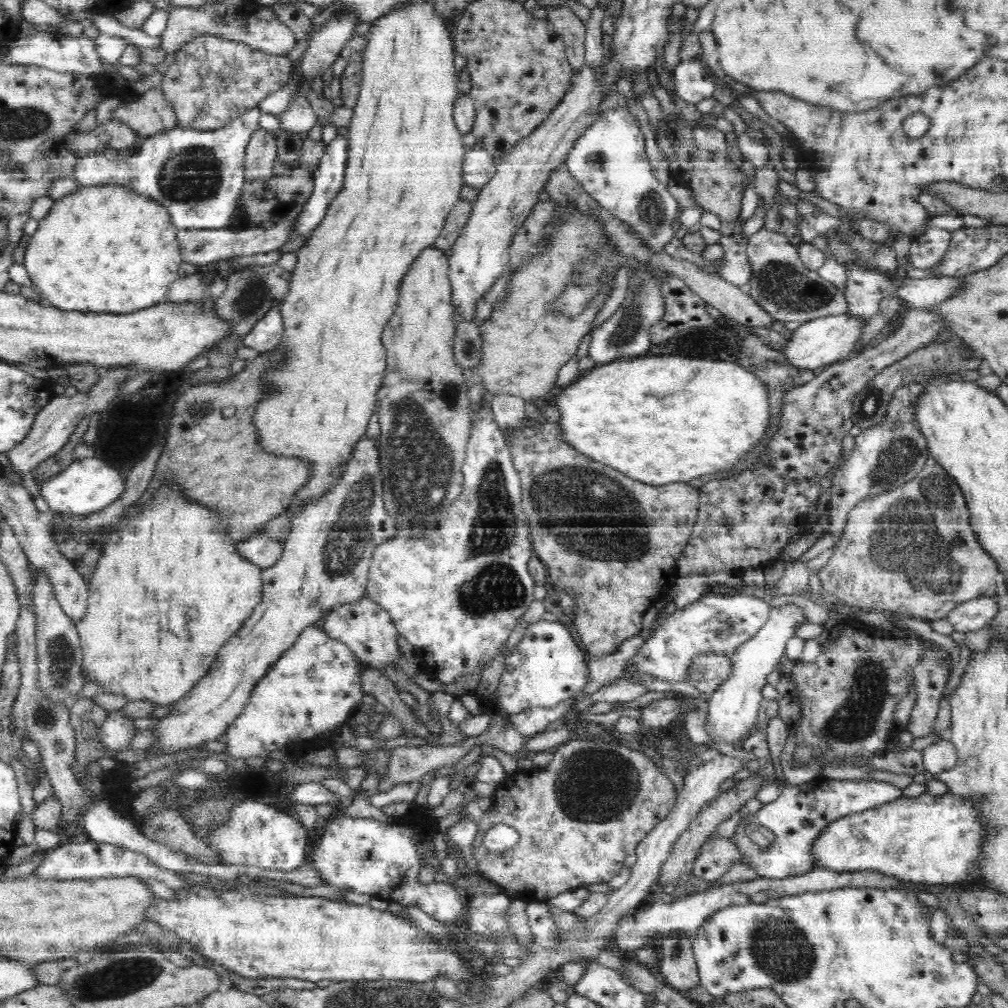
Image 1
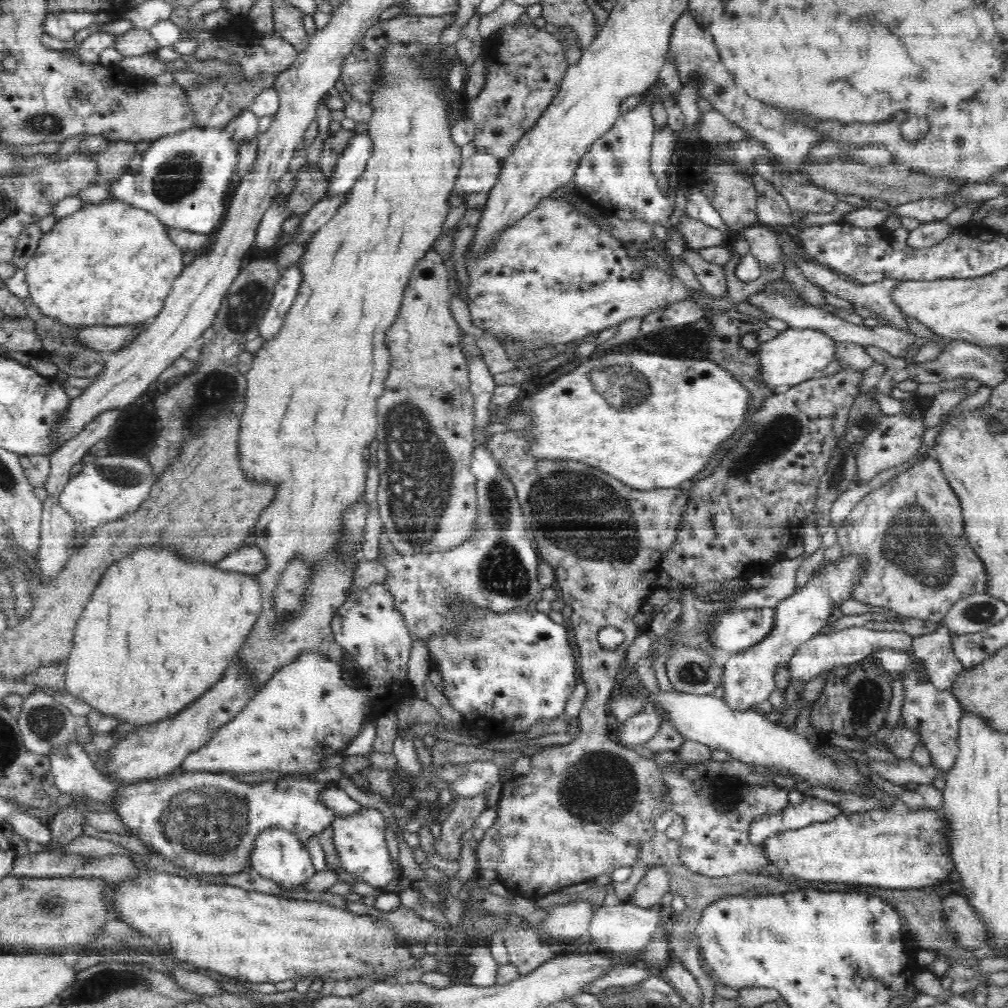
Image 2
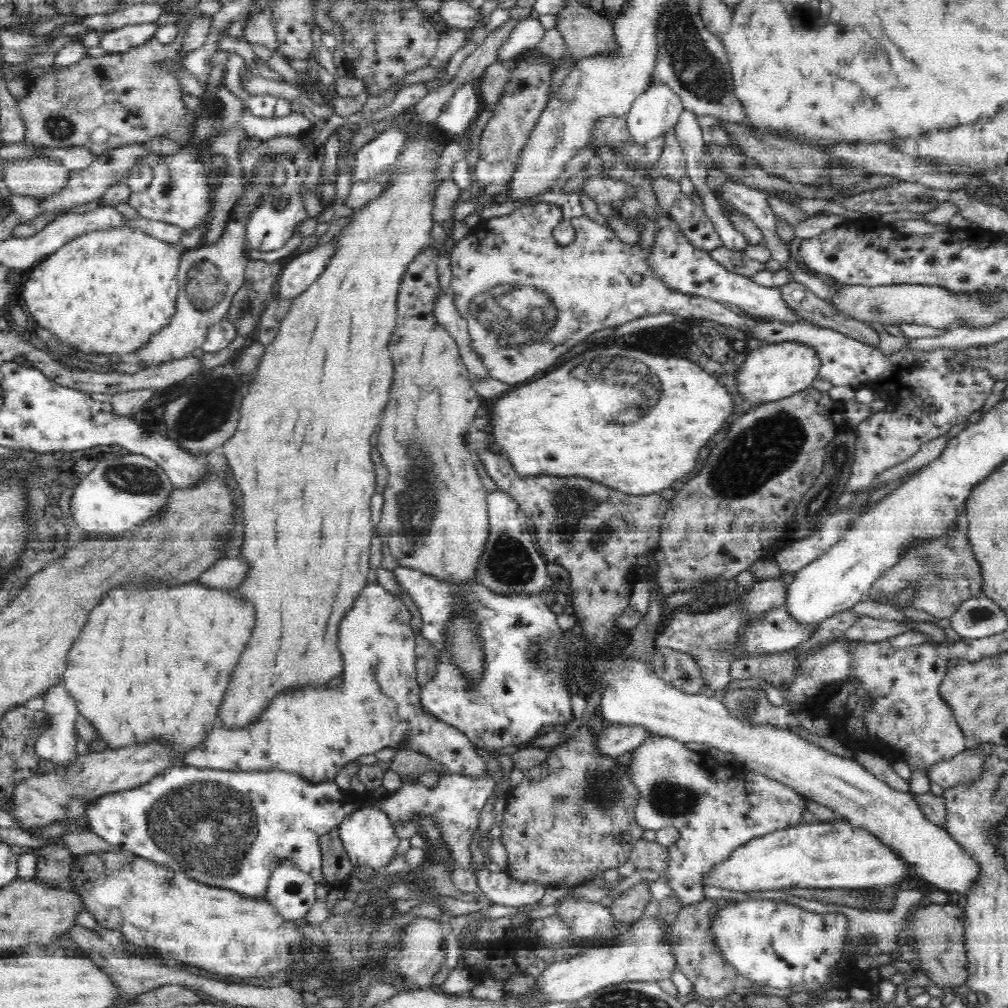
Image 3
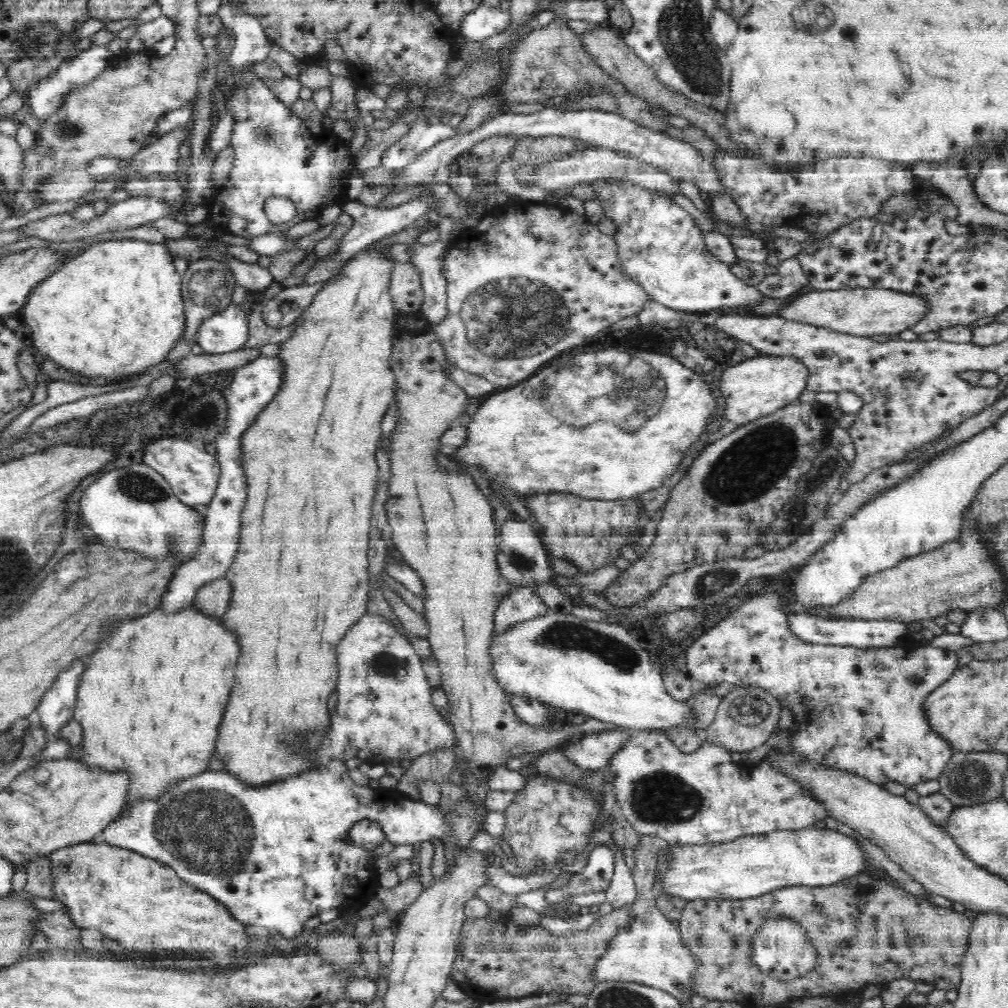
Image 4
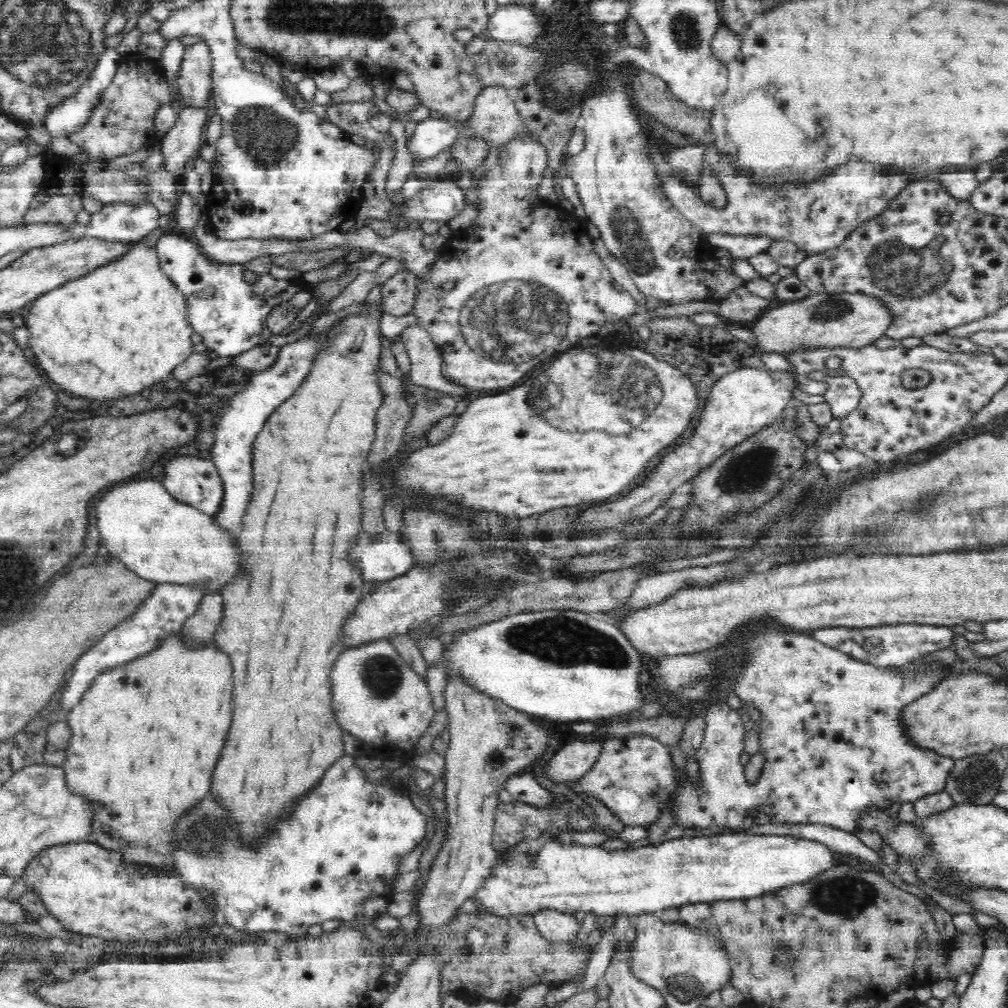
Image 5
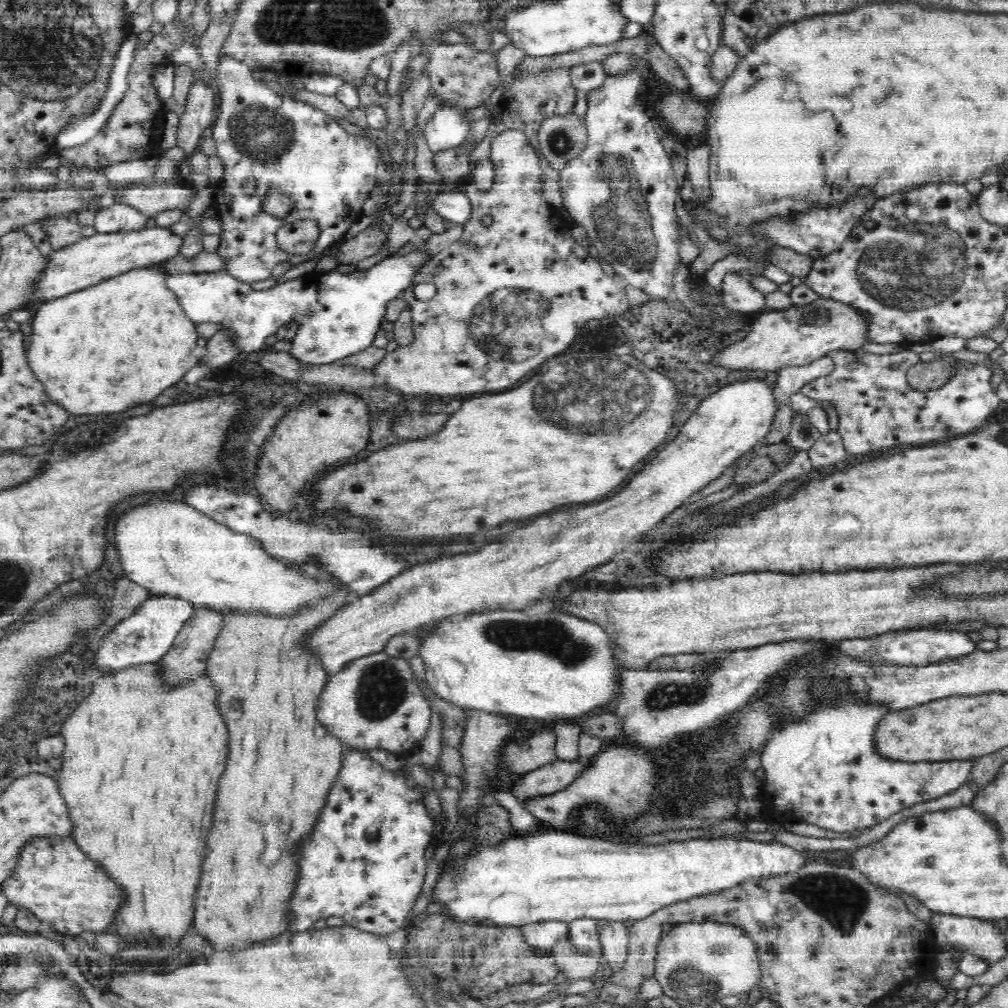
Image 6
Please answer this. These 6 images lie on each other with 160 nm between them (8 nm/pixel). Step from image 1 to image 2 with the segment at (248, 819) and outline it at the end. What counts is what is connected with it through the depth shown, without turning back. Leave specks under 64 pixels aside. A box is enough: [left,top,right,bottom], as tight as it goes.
[251,826,316,892]

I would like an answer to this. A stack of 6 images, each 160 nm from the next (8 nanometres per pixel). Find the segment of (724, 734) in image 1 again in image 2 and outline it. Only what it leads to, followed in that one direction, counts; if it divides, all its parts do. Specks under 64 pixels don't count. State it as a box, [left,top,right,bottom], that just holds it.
[721,554,868,712]

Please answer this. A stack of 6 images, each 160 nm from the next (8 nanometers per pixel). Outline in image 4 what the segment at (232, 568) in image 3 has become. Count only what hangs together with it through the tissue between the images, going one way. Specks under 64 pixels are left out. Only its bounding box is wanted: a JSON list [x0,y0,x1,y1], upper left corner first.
[194,577,231,618]

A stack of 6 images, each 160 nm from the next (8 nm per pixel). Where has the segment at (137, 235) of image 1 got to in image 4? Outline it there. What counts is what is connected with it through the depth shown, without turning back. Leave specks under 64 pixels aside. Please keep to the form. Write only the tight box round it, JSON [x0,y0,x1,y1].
[18,239,185,378]

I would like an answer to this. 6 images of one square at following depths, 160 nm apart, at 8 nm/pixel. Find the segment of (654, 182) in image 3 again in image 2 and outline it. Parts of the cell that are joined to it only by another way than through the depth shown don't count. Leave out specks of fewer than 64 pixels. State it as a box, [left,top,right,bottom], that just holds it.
[651,125,726,251]

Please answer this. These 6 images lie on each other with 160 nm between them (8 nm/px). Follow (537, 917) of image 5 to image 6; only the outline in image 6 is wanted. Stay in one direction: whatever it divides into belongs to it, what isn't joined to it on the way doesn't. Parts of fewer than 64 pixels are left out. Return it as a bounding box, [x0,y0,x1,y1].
[520,920,569,952]

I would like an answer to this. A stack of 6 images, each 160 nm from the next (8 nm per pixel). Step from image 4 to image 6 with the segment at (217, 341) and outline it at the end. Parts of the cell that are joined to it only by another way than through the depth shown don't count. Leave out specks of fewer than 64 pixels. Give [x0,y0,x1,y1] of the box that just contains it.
[165,250,426,366]

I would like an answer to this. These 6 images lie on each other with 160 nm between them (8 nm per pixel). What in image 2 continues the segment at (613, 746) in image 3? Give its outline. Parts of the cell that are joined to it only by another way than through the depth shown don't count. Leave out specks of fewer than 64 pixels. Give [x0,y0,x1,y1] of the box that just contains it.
[613,712,662,748]

